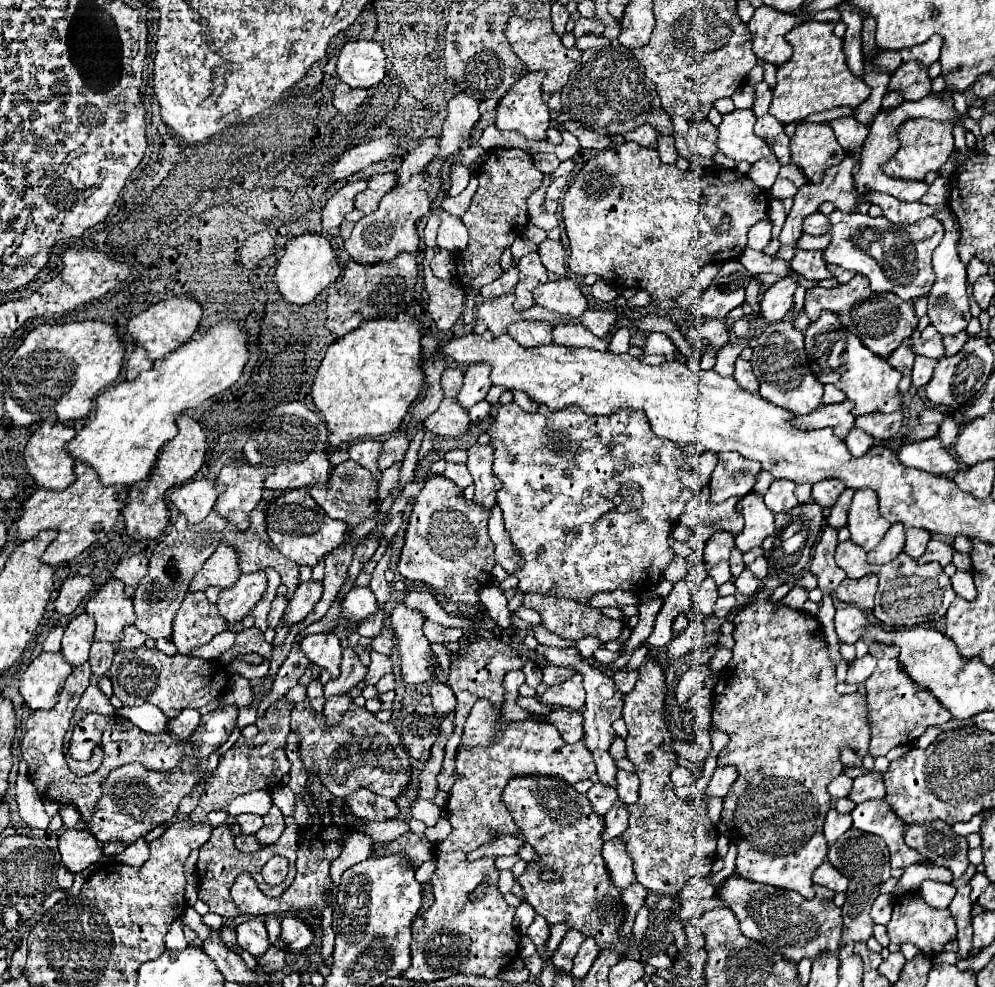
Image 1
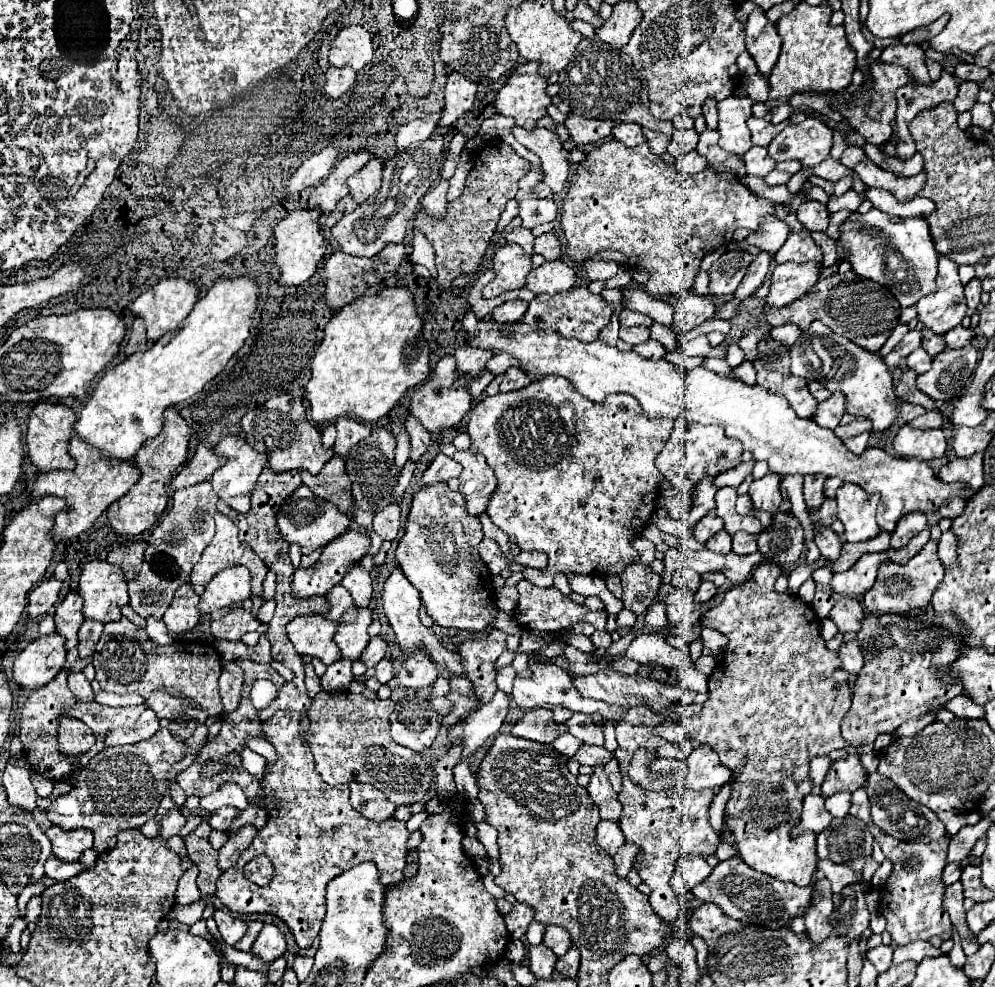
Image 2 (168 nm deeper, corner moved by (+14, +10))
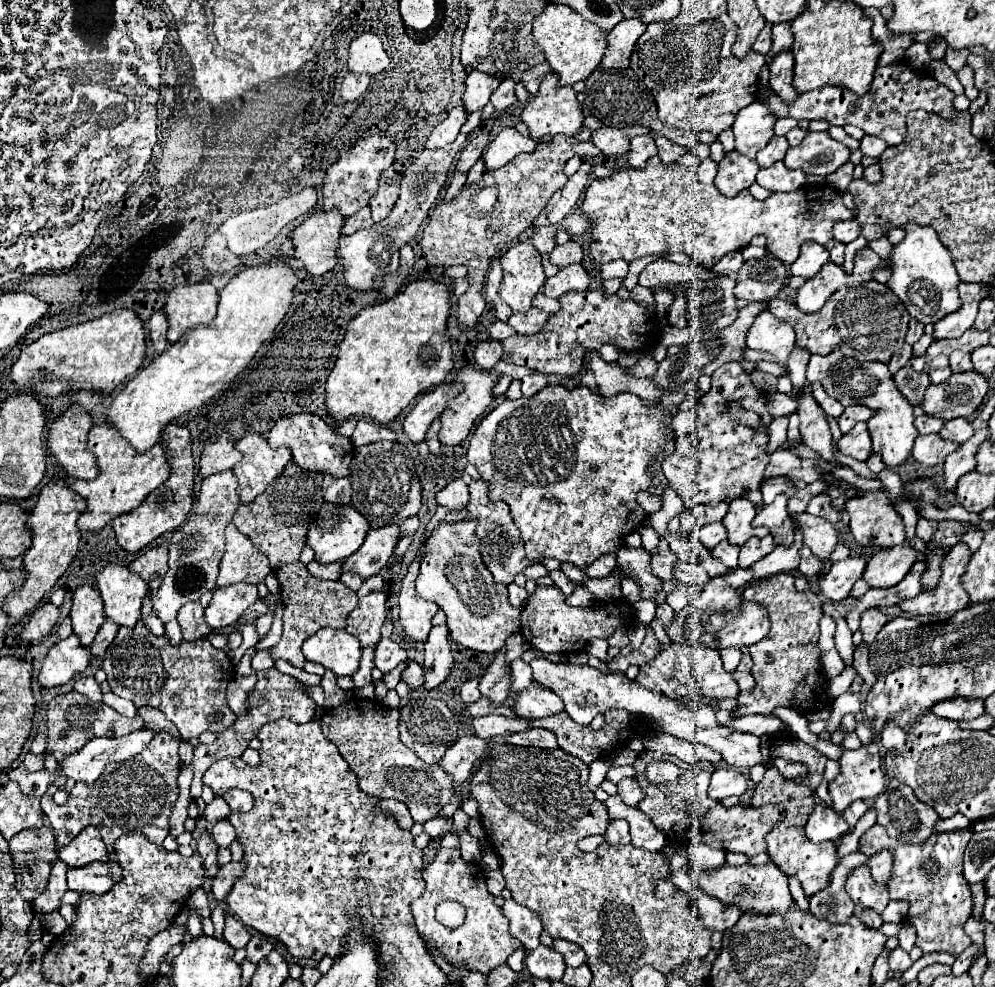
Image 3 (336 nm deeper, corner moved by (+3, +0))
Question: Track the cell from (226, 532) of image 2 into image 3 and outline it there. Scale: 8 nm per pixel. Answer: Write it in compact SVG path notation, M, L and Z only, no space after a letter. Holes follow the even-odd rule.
M233 524L225 530L227 536L227 550L221 560L221 570L217 578L217 586L229 586L237 582L259 584L271 572L267 556L259 552L251 540L241 534Z

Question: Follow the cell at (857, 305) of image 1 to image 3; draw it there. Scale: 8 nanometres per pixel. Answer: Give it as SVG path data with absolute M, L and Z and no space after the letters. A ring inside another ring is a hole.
M875 280L869 282L859 282L857 286L843 286L839 288L819 312L807 314L807 312L799 312L799 308L795 308L795 304L791 300L781 300L775 298L769 302L769 312L775 314L779 320L789 322L797 334L797 342L795 346L805 348L811 354L831 354L835 348L839 348L843 352L843 356L851 356L857 358L859 362L883 362L889 364L891 356L895 350L899 350L905 344L905 332L907 332L907 322L909 322L909 312L905 310L905 304L899 300L899 296L885 284L879 284Z

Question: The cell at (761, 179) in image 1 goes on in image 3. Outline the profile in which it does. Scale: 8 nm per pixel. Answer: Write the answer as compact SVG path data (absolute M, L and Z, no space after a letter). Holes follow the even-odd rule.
M775 162L773 166L759 170L757 182L771 192L793 192L805 184L805 174L785 168L783 162Z

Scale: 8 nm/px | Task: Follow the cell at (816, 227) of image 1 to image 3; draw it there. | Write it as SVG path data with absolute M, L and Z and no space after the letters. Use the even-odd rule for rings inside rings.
M855 218L853 220L847 220L847 222L837 222L835 228L833 228L835 240L839 240L843 244L849 244L849 242L857 240L859 234L861 234L861 228L859 228L859 224L857 224Z

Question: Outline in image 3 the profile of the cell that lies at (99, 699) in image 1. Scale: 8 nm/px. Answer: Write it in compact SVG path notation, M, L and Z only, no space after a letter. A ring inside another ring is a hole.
M89 676L89 678L79 678L77 682L75 682L75 686L73 686L73 690L75 692L79 692L79 694L85 694L89 700L93 700L93 702L101 702L101 688L99 688L99 684L95 682L95 678L93 676Z

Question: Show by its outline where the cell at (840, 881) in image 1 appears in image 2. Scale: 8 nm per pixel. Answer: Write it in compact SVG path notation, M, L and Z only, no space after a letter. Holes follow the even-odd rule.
M818 860L818 870L824 872L824 876L830 880L832 892L840 892L844 886L856 882L854 872L846 866L842 866L842 864L832 864L828 860Z

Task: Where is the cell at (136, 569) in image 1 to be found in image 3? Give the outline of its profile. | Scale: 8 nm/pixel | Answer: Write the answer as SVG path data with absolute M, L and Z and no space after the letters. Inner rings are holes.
M157 546L141 554L131 566L131 572L137 572L151 590L157 590L167 574L167 546Z

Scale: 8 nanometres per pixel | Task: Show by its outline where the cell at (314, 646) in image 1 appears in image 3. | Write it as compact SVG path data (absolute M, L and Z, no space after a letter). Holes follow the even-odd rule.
M321 628L303 642L303 654L337 676L353 676L359 668L361 646L355 636L341 628Z

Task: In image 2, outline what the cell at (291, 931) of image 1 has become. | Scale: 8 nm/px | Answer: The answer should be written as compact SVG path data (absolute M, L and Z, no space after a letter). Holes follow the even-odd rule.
M264 924L262 932L258 934L252 952L258 954L260 958L264 958L266 962L276 960L278 956L282 956L286 952L286 938L280 932L280 928L276 924Z

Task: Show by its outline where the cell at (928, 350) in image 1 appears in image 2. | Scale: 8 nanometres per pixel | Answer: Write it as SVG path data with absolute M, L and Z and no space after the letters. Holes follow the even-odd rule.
M924 328L924 330L922 330L922 348L924 348L928 354L936 356L936 354L940 354L940 352L946 348L946 344L944 344L942 336L932 334L932 330Z

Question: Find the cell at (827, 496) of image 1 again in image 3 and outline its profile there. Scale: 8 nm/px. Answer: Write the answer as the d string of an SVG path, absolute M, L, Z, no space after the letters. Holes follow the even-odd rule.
M827 494L815 496L815 498L809 502L807 512L813 514L813 516L819 516L819 518L823 518L823 520L827 520L827 522L833 524L833 526L841 520L841 512L831 506L831 498L829 498Z

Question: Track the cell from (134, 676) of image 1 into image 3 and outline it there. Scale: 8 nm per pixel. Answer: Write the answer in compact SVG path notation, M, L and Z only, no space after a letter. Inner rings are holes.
M139 620L133 628L121 626L115 640L105 652L101 668L107 674L111 692L131 700L137 708L159 708L169 722L179 730L181 740L197 738L201 732L219 732L235 722L235 714L227 706L225 690L233 678L233 664L223 650L217 650L209 640L181 642L173 646L167 636L155 636ZM223 716L221 720L213 720Z

